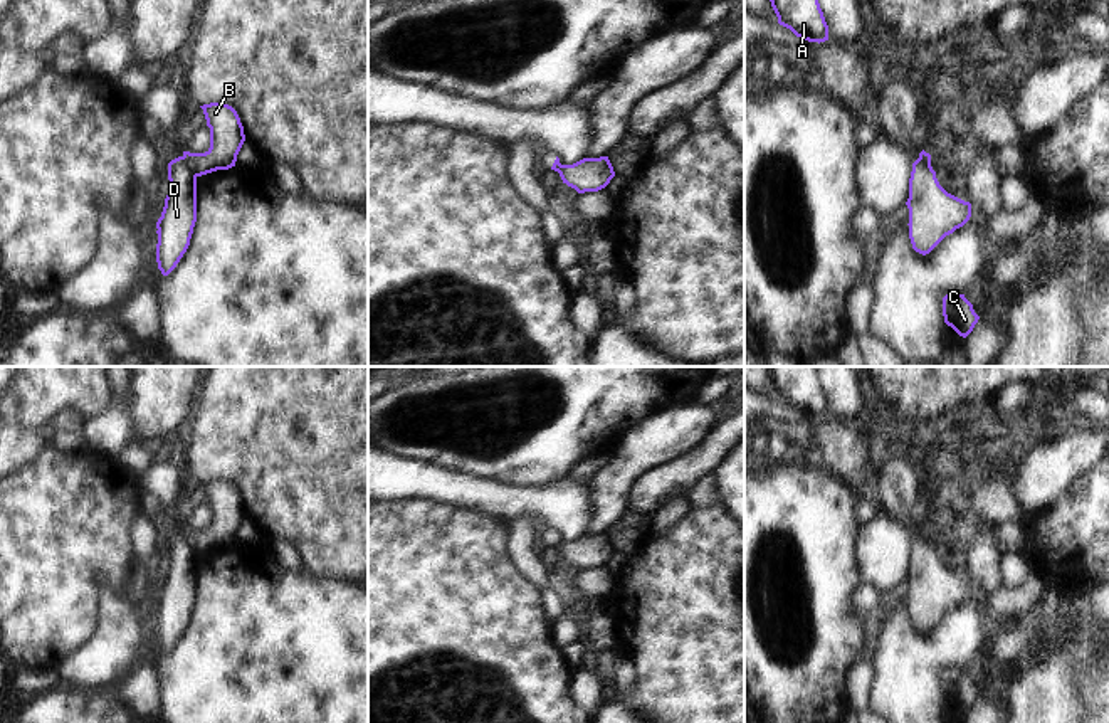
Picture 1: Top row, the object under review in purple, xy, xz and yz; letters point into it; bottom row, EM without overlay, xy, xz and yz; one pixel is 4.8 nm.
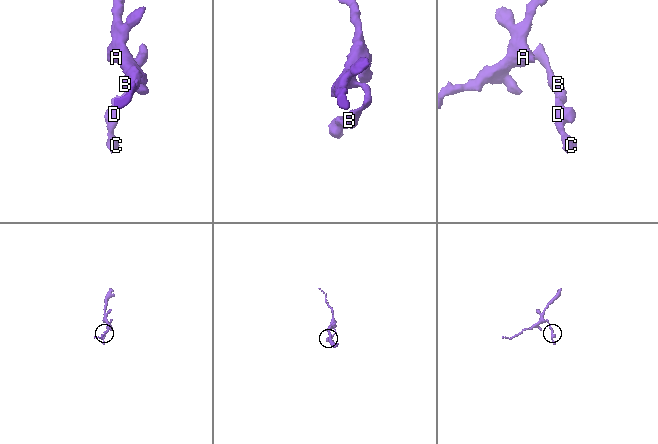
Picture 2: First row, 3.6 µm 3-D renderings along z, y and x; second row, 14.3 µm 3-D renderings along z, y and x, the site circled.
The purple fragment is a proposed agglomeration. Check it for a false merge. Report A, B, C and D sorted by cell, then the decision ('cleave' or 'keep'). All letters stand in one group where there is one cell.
groups A B / C D; cleave

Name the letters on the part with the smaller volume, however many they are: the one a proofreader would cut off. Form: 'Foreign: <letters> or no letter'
Foreign: C, D

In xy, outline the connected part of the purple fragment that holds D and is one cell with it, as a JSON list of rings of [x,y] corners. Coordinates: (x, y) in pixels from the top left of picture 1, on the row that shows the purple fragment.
[[[181,156],[168,163],[168,180],[168,195],[156,222],[156,262],[163,276],[168,276],[187,252],[197,222],[197,175]]]

